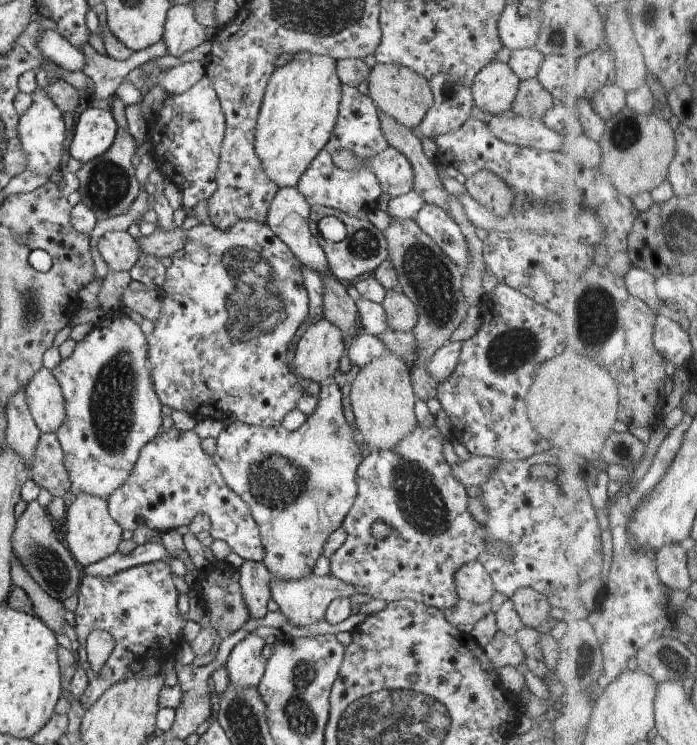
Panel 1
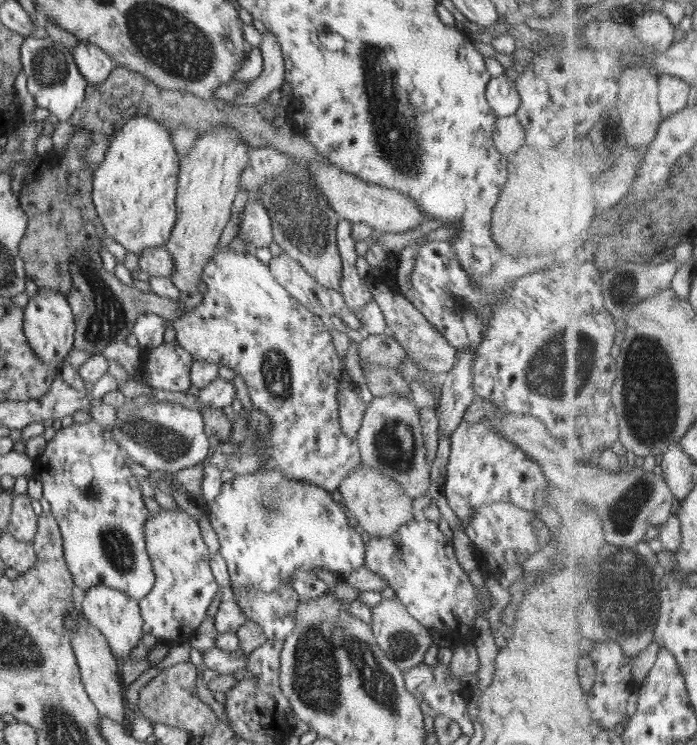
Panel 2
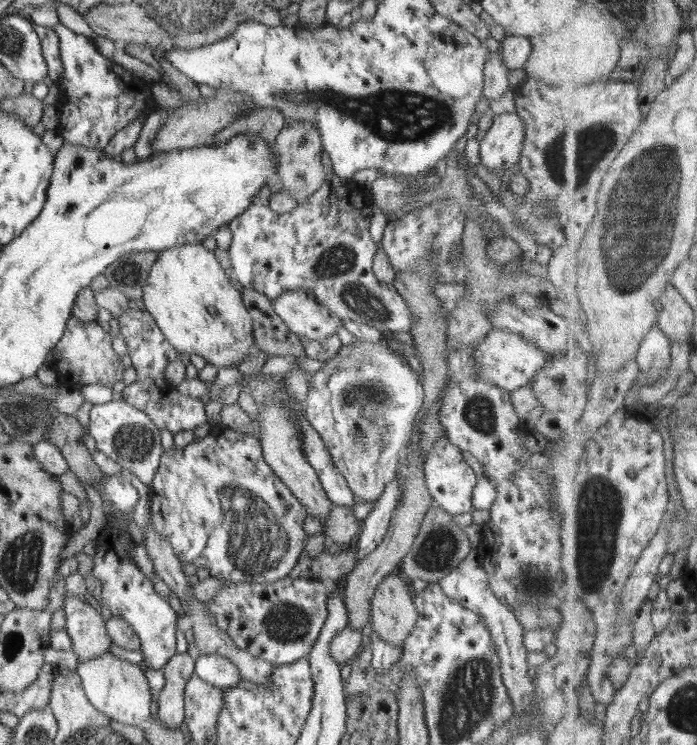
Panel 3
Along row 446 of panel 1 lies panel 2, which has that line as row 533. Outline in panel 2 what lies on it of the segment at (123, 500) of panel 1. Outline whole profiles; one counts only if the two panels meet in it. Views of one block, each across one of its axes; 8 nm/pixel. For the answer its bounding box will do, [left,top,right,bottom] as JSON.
[139,508,218,641]

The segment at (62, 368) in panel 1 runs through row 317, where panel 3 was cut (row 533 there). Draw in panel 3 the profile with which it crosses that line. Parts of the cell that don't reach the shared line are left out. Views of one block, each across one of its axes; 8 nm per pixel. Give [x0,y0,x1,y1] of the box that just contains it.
[92,473,179,670]

